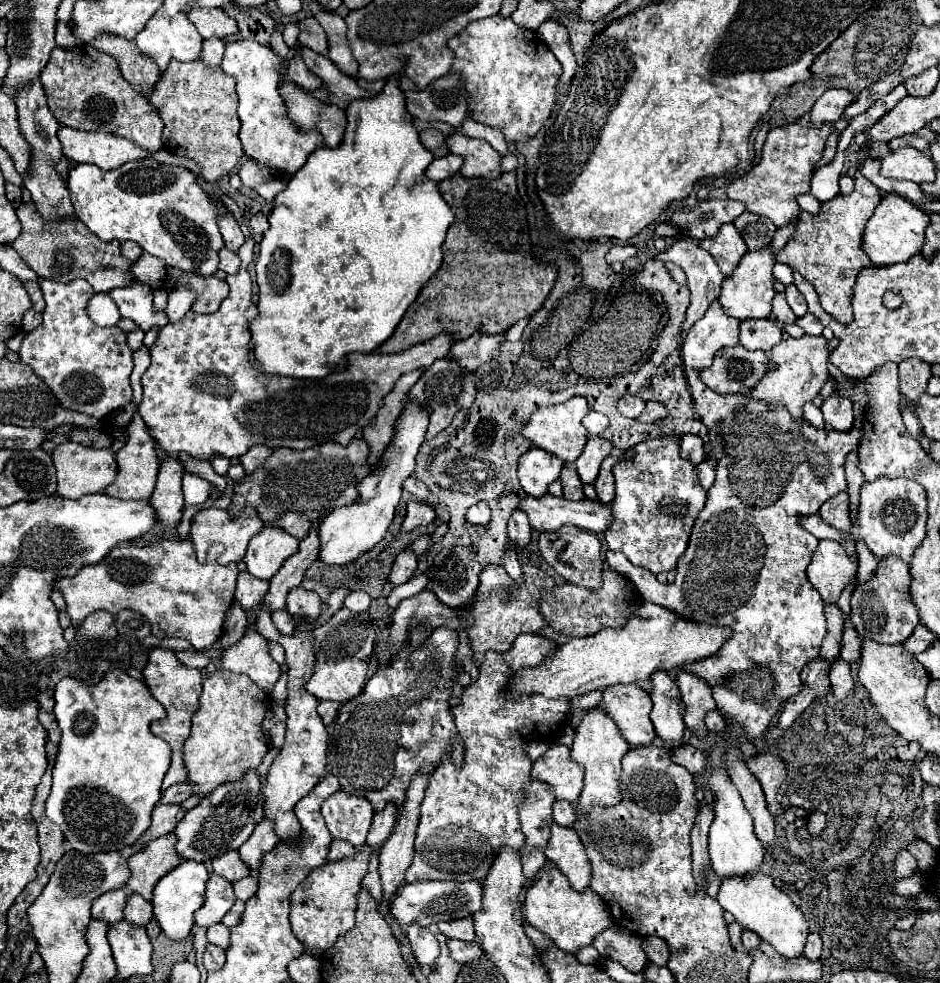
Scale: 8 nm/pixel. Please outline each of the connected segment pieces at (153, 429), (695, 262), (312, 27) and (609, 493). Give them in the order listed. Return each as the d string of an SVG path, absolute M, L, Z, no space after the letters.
M249 236L239 249L237 255L241 257L241 271L225 279L229 283L229 295L221 303L221 309L217 313L199 315L195 311L189 311L185 319L169 323L161 331L157 331L157 339L151 347L151 367L141 377L143 401L139 405L139 413L153 441L167 455L187 453L193 459L211 461L213 455L227 459L241 457L253 445L267 445L271 449L307 449L327 443L329 439L347 445L355 437L355 433L361 431L369 423L369 419L373 419L379 409L379 401L395 387L399 375L413 369L427 369L433 361L445 359L453 345L449 335L437 335L429 343L419 343L417 347L401 353L351 353L347 371L331 373L323 379L295 379L259 373L249 363L249 319L257 317L257 307L251 303L251 277L247 273L247 265L253 259L253 245L253 237Z
M691 239L675 241L667 251L663 251L663 253L659 255L659 259L671 261L671 263L679 265L679 267L685 271L685 275L687 275L687 287L689 287L689 291L691 291L691 305L689 305L689 309L687 309L687 319L685 319L683 331L681 331L681 337L685 337L685 333L693 327L693 323L695 323L697 319L701 319L701 315L705 315L707 307L717 299L721 281L723 281L725 277L723 277L721 269L717 267L715 259L713 259L705 249L701 249L695 241L691 241Z
M309 17L309 19L301 21L299 25L303 27L305 23L307 23L307 29L301 31L301 35L299 35L299 43L301 43L303 47L309 47L309 49L321 53L321 55L327 55L327 51L329 51L329 43L327 43L327 35L325 35L323 27L319 25L319 21L317 21L315 17Z
M609 455L609 457L603 461L597 481L595 481L595 485L593 485L595 491L597 491L599 501L604 504L610 504L615 497L613 465L617 463L617 459L621 459L621 457L613 457L613 455Z

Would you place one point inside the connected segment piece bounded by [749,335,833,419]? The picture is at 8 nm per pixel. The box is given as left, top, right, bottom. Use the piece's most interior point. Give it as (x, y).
(801, 371)

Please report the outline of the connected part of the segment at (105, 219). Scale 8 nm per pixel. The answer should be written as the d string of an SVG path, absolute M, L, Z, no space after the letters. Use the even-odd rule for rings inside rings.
M155 159L129 161L129 163L125 163L125 165L117 167L117 169L111 169L111 171L103 171L103 169L99 169L97 165L89 165L89 163L85 163L85 165L77 165L77 167L71 169L71 173L69 173L69 181L67 181L67 187L69 187L69 191L71 191L71 201L73 201L73 205L75 205L75 215L77 215L77 219L79 219L81 223L85 223L87 229L93 231L101 241L113 241L113 239L117 239L117 241L123 243L123 241L129 241L129 239L131 239L131 241L137 241L145 251L149 251L151 255L159 257L161 261L165 261L165 265L169 265L169 267L173 267L173 269L191 271L191 273L205 275L205 277L209 277L209 275L213 275L213 273L217 271L217 265L219 265L217 251L223 247L223 237L221 237L221 233L219 233L217 219L219 219L221 215L225 215L229 209L227 209L225 203L219 199L219 195L207 193L207 191L199 185L197 175L193 175L189 169L179 167L179 165L165 165L165 163L159 163L159 161L155 161Z

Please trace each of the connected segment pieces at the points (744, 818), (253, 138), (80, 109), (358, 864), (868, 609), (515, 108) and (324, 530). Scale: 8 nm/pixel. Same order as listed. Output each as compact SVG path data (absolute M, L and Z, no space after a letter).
M717 765L711 767L707 777L709 777L707 785L713 793L713 813L715 813L709 829L709 855L711 855L713 871L721 879L755 873L757 867L763 863L763 845L753 833L753 819L747 813L737 787L729 779L727 771L723 771L723 767Z
M239 39L239 41L227 41L225 57L221 63L221 69L227 75L233 75L237 79L237 95L239 95L239 139L245 147L245 155L251 157L255 163L269 165L269 169L293 175L297 173L313 149L323 147L323 135L317 129L301 129L297 127L279 103L279 91L277 91L277 79L287 69L287 61L281 61L269 47L259 45L253 39Z
M91 45L75 49L55 47L47 67L41 71L41 83L47 93L47 105L59 123L85 131L109 131L135 141L147 151L159 151L163 147L159 143L163 131L159 111L143 91L121 79L117 61L111 55Z
M363 845L349 859L327 861L325 865L313 869L291 895L291 927L297 939L307 947L309 953L325 953L339 935L347 933L355 925L357 893L361 891L361 881L369 871L369 857L375 853L371 845Z
M881 559L869 581L859 583L851 597L851 623L863 639L877 643L905 643L919 625L917 609L909 599L909 565L901 559Z
M493 15L469 23L459 35L449 39L453 51L451 73L459 75L469 97L467 115L489 127L497 127L505 141L527 141L549 121L557 101L557 81L561 63L535 31L521 29L511 17Z
M409 405L405 413L397 419L395 427L395 439L387 447L387 465L379 471L373 471L367 479L359 483L361 497L353 503L353 507L339 507L331 515L327 515L319 527L319 561L325 565L347 565L349 561L357 559L365 551L373 549L383 535L387 533L395 509L401 499L401 483L405 477L413 473L415 467L415 455L425 441L425 431L429 423L429 411L419 405Z

